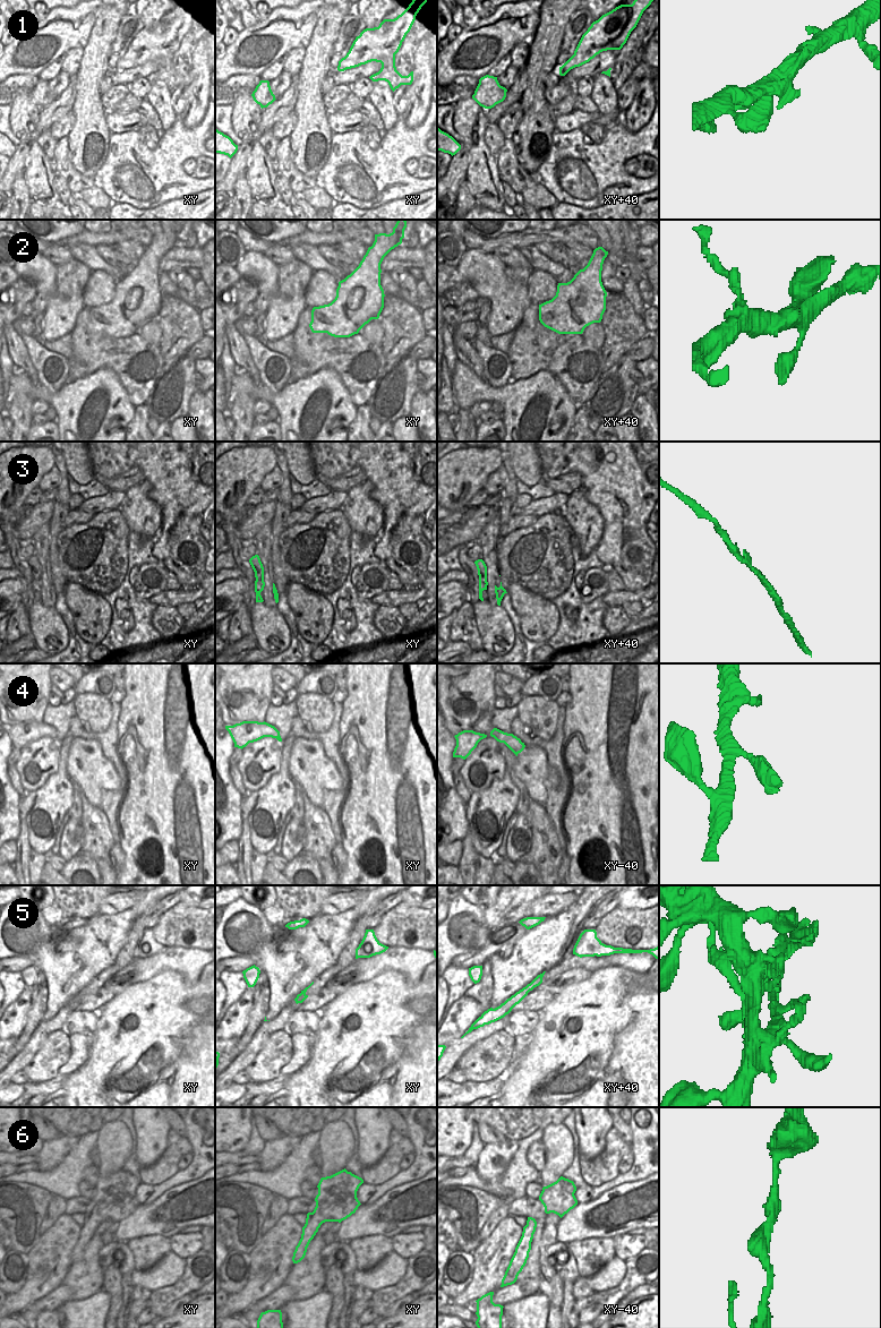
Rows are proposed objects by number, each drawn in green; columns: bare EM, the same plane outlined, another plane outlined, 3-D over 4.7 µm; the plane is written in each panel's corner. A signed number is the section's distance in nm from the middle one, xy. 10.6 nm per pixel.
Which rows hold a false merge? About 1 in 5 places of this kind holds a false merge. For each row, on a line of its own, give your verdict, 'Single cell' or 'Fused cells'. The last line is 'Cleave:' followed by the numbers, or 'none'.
1: Single cell
2: Fused cells
3: Single cell
4: Single cell
5: Fused cells
6: Single cell
Cleave: 2, 5.

